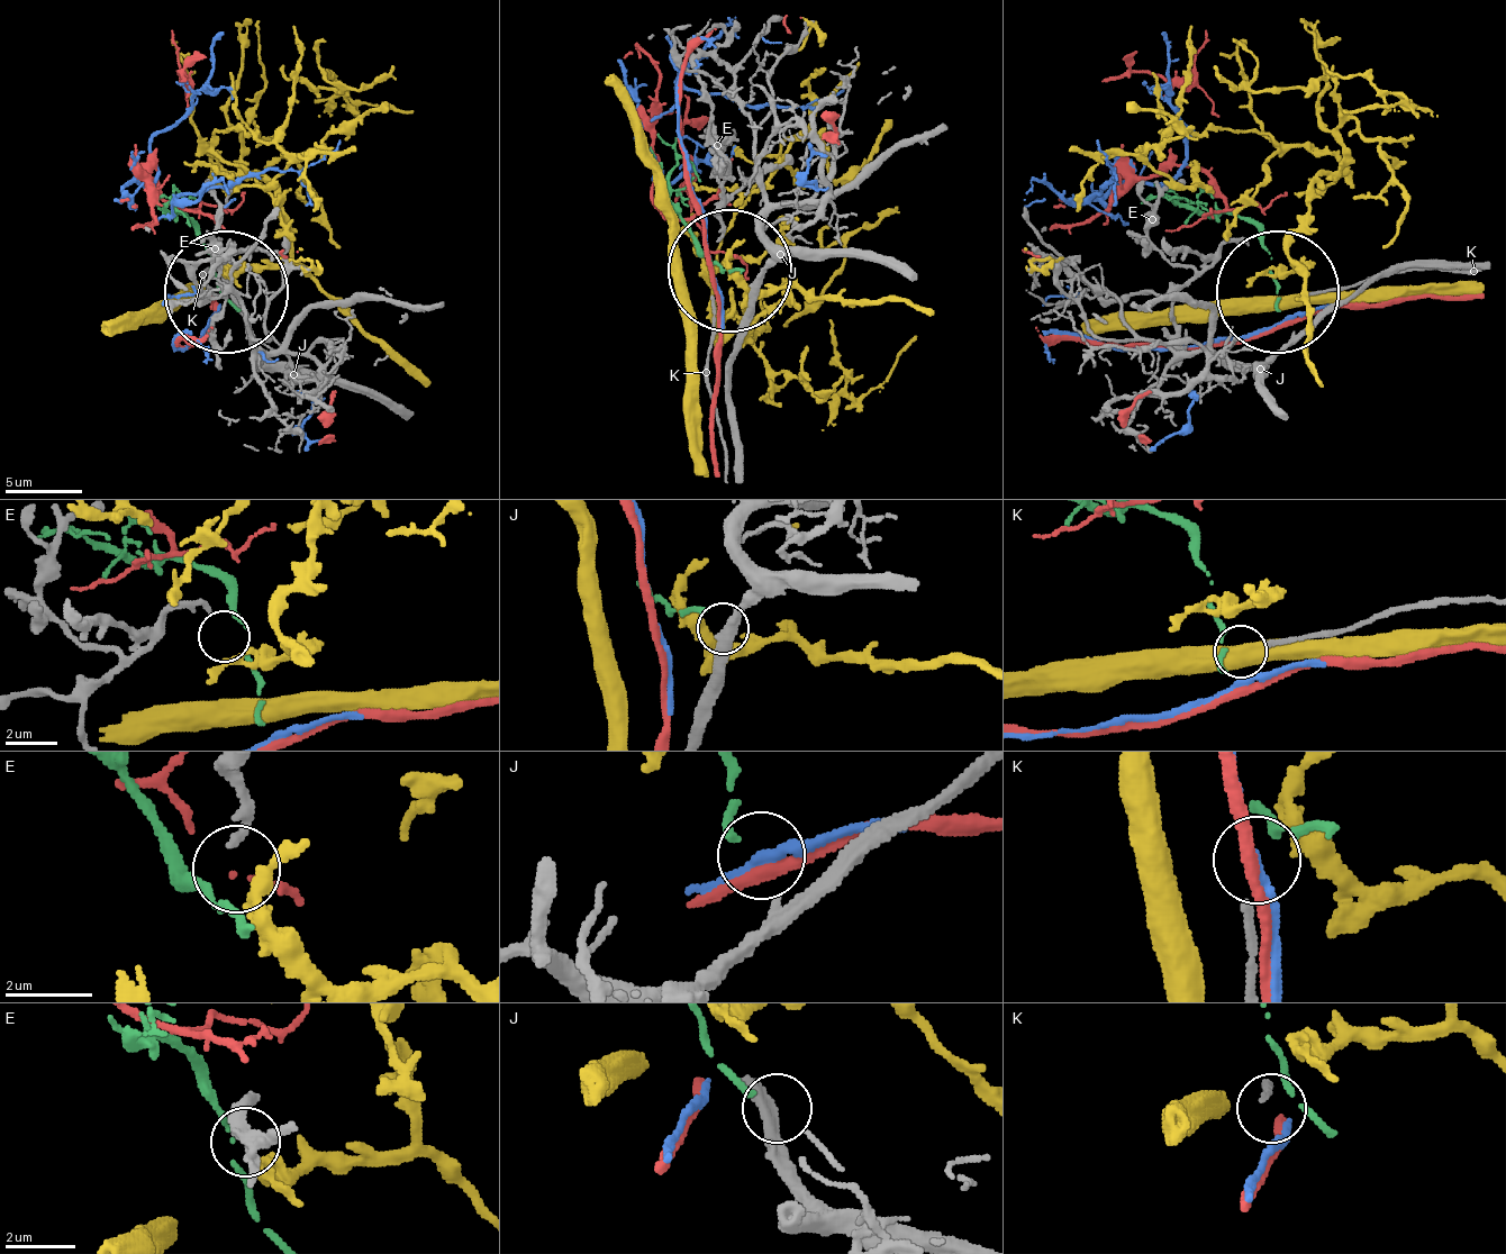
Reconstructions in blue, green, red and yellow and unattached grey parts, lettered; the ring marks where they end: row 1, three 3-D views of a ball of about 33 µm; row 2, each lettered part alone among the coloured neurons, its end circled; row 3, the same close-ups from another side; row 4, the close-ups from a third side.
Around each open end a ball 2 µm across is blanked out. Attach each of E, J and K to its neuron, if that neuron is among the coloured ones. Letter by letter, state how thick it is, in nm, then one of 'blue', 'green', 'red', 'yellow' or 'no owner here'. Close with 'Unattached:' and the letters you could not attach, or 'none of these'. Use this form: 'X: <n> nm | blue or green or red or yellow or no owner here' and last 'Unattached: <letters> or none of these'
E: 190 nm | yellow
J: 300 nm | green
K: 170 nm | no owner here
Unattached: K

